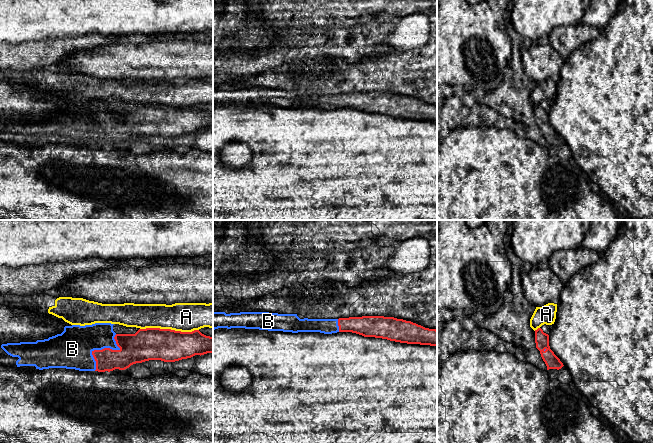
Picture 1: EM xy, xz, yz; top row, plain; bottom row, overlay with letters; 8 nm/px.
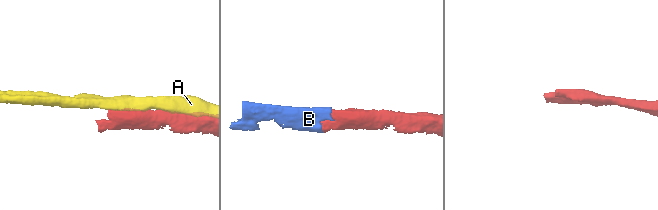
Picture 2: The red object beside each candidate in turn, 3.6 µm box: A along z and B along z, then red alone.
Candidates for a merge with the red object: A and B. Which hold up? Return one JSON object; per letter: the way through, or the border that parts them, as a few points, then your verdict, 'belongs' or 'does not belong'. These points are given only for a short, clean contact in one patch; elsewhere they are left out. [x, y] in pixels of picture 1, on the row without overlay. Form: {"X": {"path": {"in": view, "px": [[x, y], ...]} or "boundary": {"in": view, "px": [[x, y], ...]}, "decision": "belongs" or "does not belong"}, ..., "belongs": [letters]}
{"A": {"decision": "does not belong"}, "B": {"path": {"in": "xy", "px": [[135, 124], [104, 124], [73, 124]]}, "decision": "belongs"}, "belongs": ["B"]}

